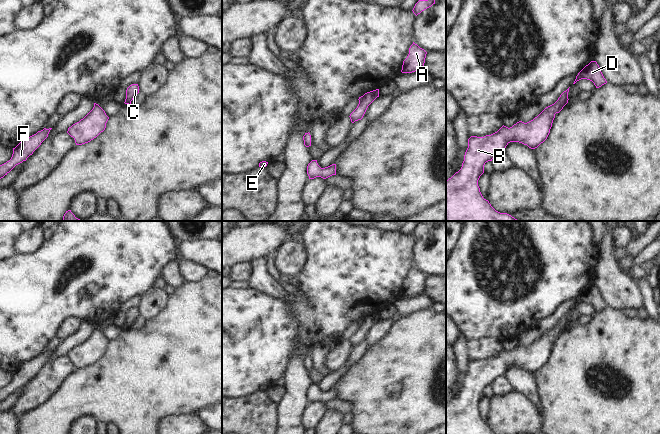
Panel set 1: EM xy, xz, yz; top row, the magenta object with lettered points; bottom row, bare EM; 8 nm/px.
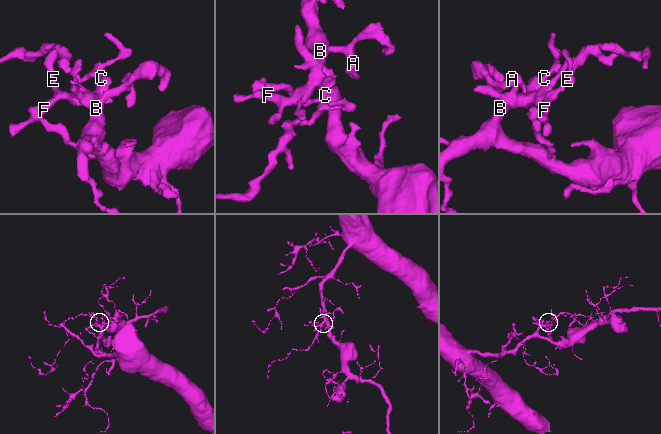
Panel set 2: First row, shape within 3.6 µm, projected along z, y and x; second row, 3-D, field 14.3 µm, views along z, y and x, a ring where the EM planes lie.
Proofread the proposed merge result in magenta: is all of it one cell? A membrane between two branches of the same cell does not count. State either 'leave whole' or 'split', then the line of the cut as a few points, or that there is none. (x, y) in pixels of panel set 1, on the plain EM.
leave whole; cut none

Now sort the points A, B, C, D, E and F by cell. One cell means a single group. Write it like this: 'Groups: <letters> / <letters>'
Groups: A B C D E F.

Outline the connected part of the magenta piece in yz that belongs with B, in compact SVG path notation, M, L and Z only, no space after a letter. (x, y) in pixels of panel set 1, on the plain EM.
M569 312L554 328L527 347L519 345L510 352L503 349L497 356L484 361L471 360L461 393L446 404L446 434L495 434L483 422L478 410L485 387L503 376L510 366L519 366L531 373L543 367L550 357L555 338L568 327L568 316Z

